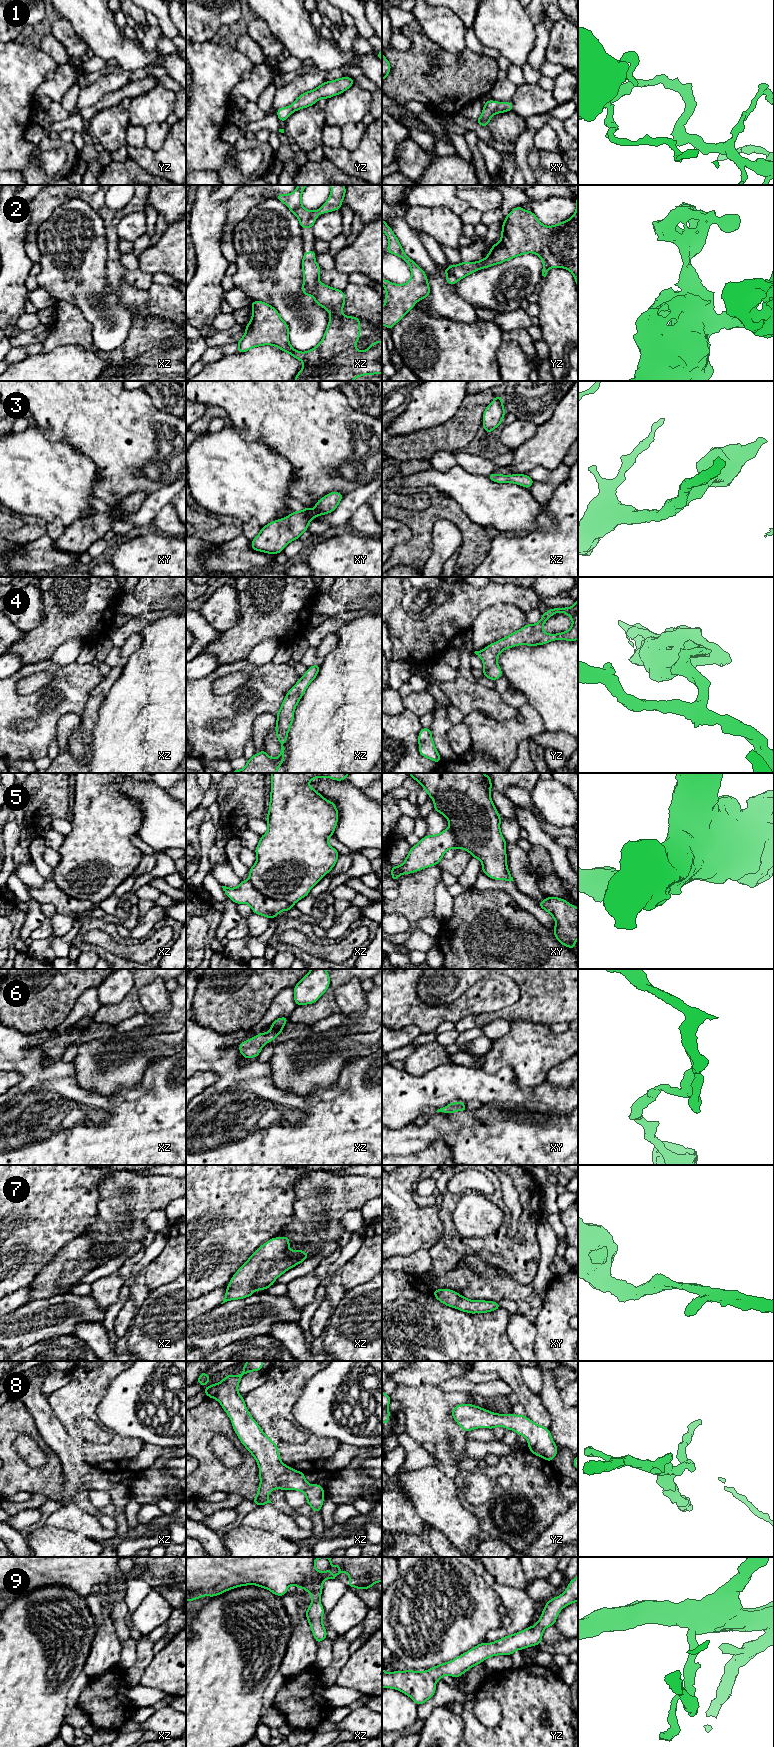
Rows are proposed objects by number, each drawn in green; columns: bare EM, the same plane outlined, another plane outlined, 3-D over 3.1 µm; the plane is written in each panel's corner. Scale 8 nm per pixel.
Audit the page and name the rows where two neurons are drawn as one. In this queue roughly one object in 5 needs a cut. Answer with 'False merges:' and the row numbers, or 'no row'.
False merges: 5

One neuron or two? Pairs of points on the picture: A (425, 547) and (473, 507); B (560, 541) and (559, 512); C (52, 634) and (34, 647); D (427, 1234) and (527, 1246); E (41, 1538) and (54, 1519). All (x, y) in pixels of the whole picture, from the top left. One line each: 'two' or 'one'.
A: two
B: one
C: one
D: two
E: two

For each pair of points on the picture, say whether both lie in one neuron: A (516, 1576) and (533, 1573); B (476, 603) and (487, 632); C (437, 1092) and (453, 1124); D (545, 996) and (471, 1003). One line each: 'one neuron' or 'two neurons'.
A: two neurons
B: two neurons
C: two neurons
D: two neurons

